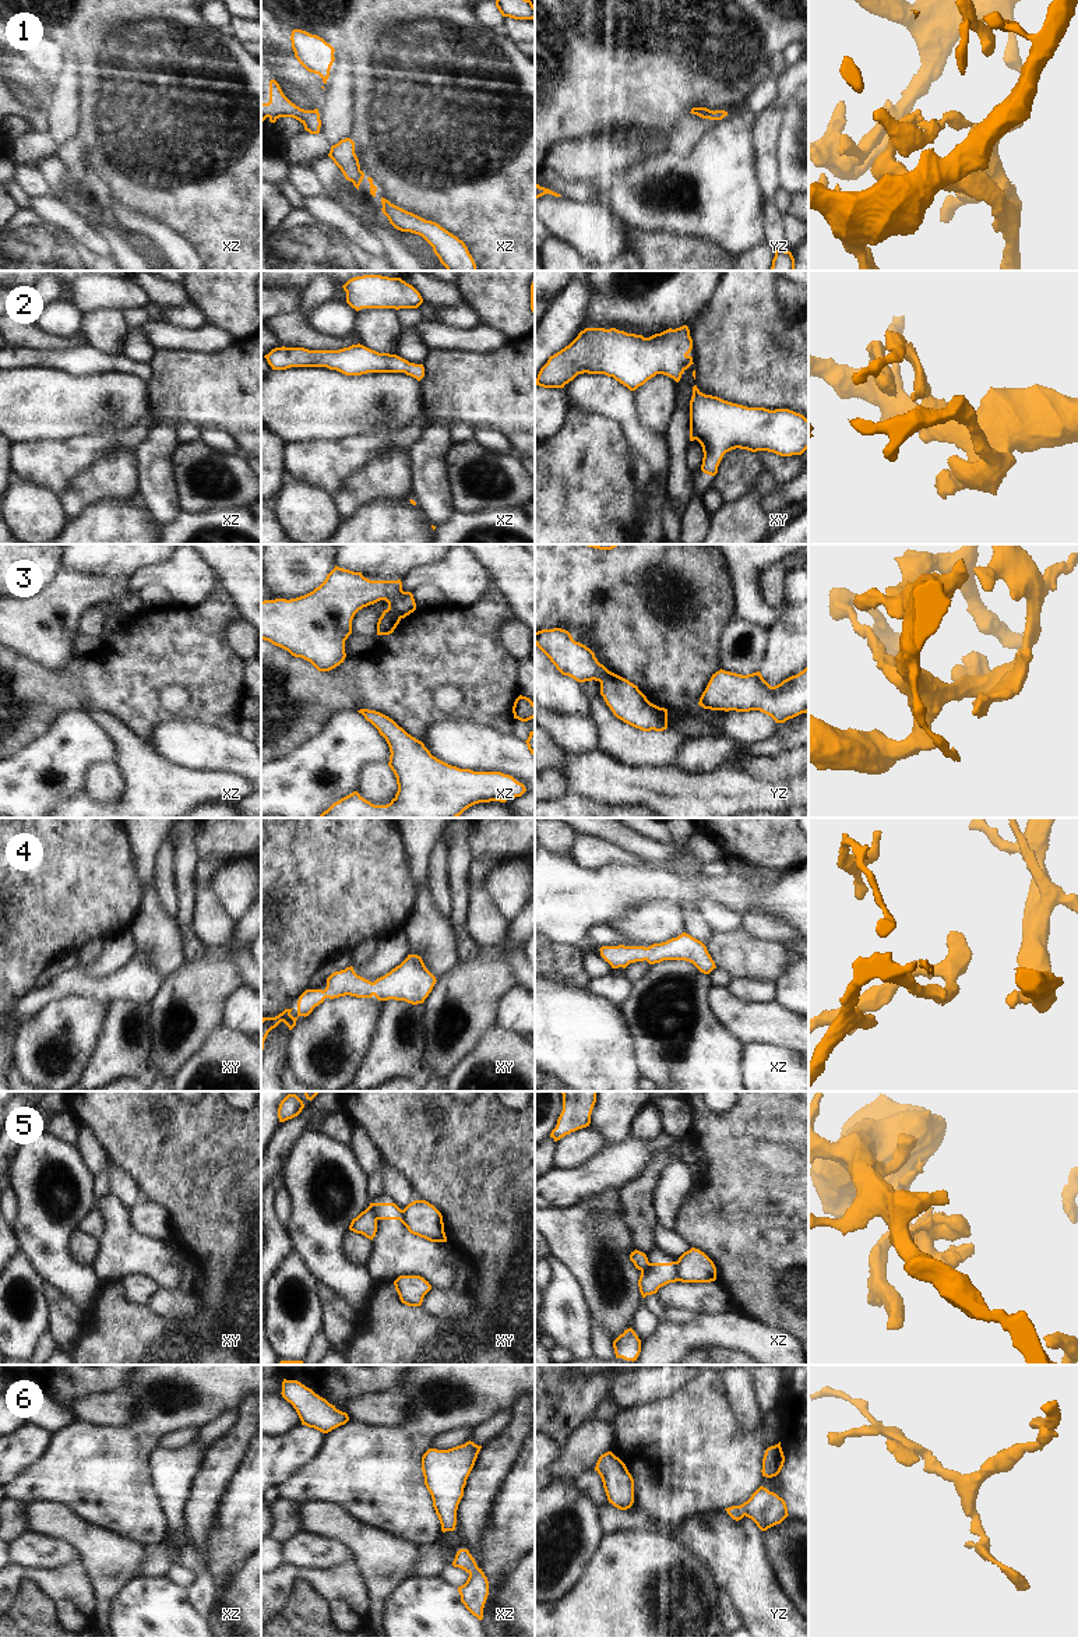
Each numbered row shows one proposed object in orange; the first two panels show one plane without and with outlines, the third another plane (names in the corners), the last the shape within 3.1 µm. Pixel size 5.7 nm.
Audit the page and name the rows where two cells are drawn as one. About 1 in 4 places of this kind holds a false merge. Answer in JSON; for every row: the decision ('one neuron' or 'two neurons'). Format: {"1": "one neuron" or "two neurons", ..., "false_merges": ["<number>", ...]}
{"1": "two neurons", "2": "one neuron", "3": "two neurons", "4": "one neuron", "5": "two neurons", "6": "one neuron", "false_merges": ["1", "3", "5"]}

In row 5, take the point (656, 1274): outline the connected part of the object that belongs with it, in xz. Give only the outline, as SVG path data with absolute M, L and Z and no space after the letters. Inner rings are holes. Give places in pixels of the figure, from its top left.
M648 1263L645 1270L641 1270L638 1287L642 1298L656 1294L658 1290L669 1283L677 1281L677 1263Z

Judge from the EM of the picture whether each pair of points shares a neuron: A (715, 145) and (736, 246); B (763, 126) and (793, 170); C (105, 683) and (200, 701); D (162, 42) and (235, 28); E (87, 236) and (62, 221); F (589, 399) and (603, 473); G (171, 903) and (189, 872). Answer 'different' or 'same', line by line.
A: same
B: different
C: same
D: different
E: same
F: different
G: different

